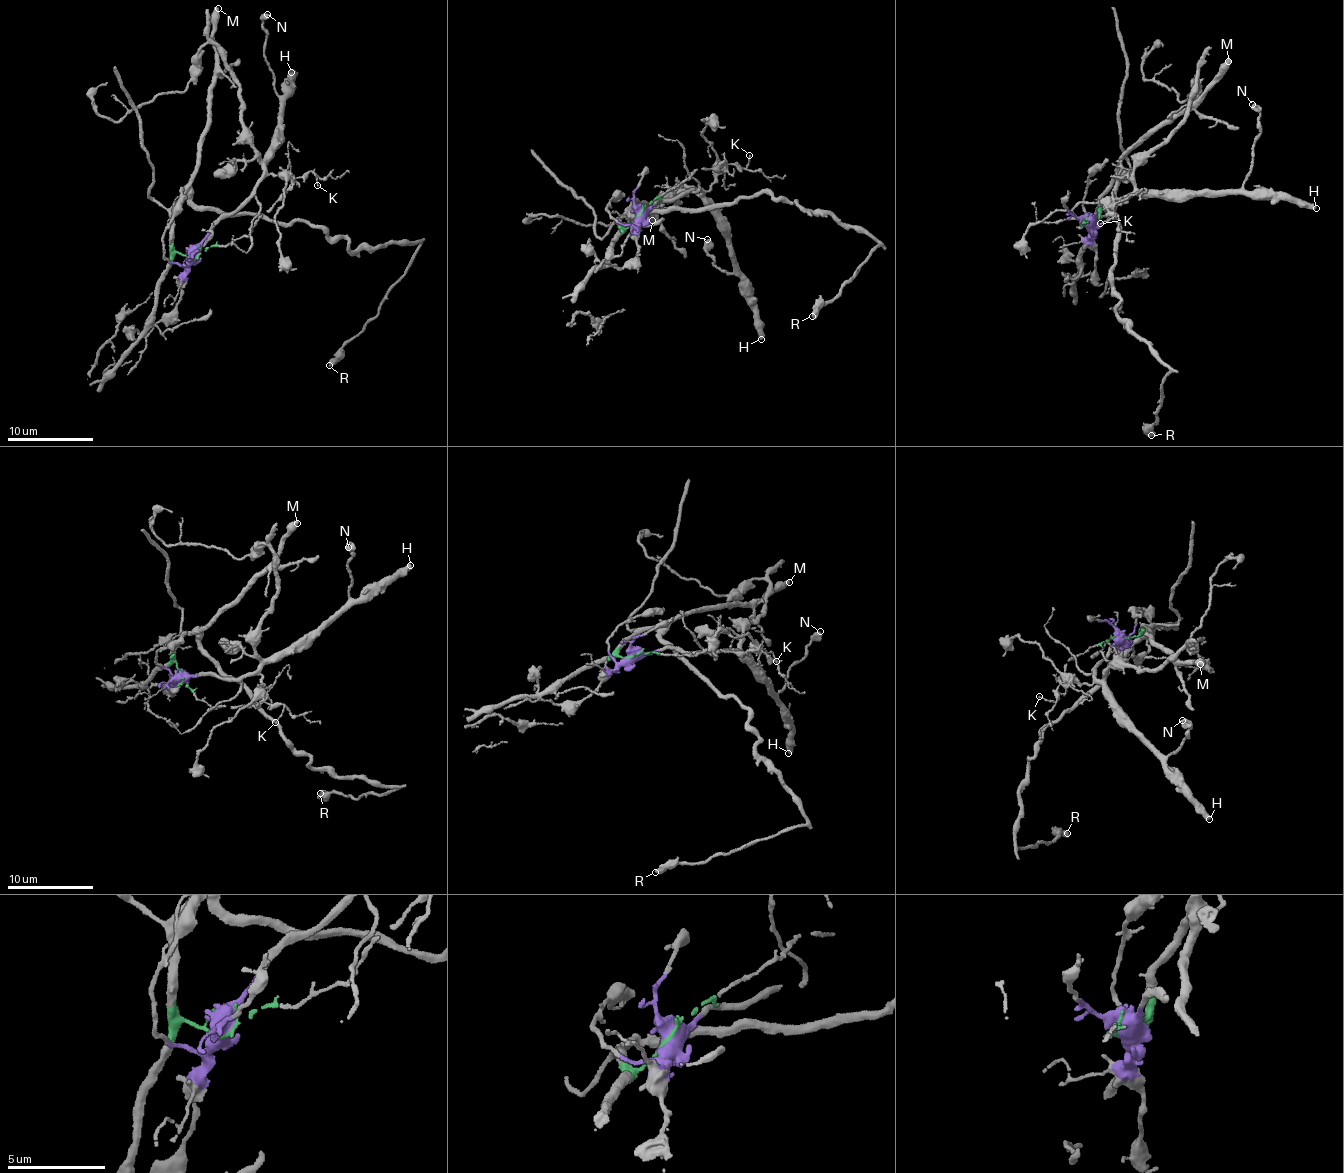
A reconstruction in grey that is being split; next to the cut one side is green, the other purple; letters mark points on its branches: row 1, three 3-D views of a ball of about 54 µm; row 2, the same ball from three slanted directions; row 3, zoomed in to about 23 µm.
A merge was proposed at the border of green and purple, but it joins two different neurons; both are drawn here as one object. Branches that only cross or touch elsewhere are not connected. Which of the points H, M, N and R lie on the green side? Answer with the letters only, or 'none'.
M, R

